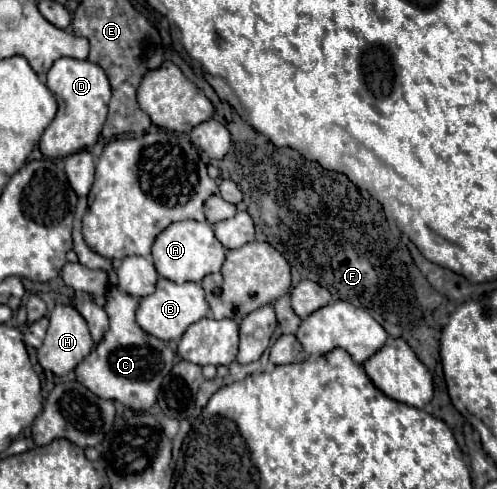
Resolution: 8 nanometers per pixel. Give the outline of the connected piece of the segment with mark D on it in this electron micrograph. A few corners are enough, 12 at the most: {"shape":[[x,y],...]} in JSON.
{"shape":[[87,59],[47,73],[59,111],[39,141],[51,159],[97,143],[111,87]]}

